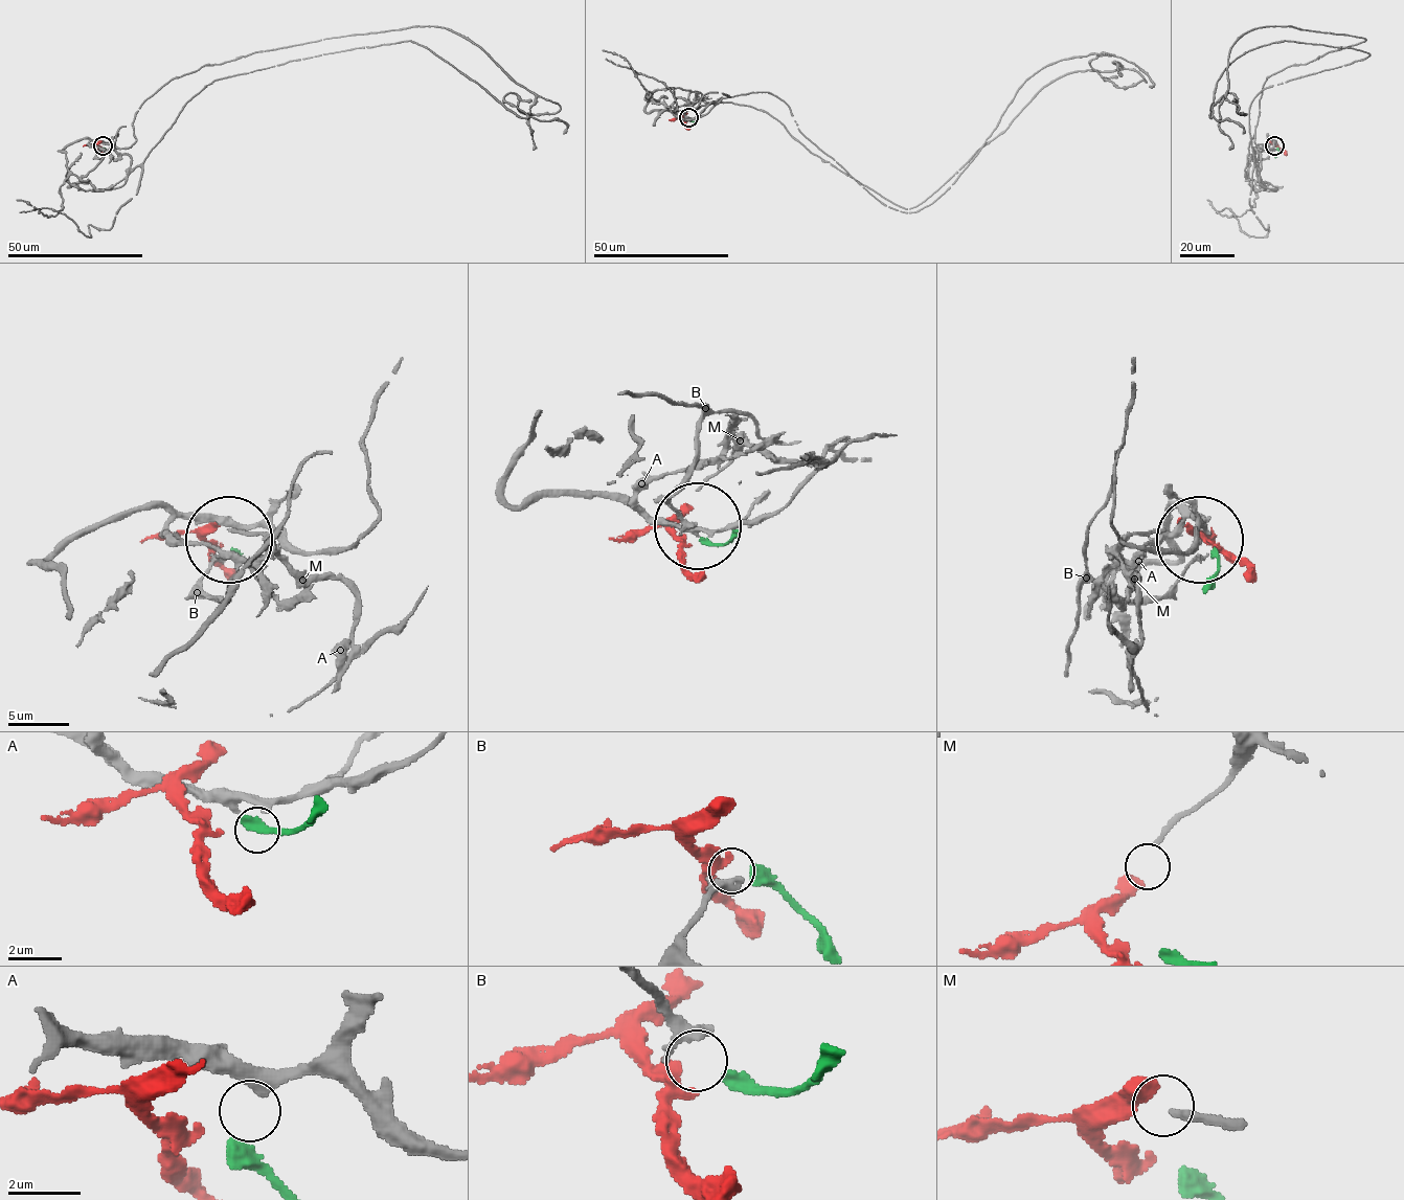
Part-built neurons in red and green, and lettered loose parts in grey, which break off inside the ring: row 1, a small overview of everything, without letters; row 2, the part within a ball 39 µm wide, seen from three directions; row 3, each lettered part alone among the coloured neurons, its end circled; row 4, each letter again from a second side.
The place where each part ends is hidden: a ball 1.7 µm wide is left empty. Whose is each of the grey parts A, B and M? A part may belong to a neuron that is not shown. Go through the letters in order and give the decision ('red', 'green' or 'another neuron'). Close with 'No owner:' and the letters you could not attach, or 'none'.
A: another neuron
B: green
M: red
No owner: A

